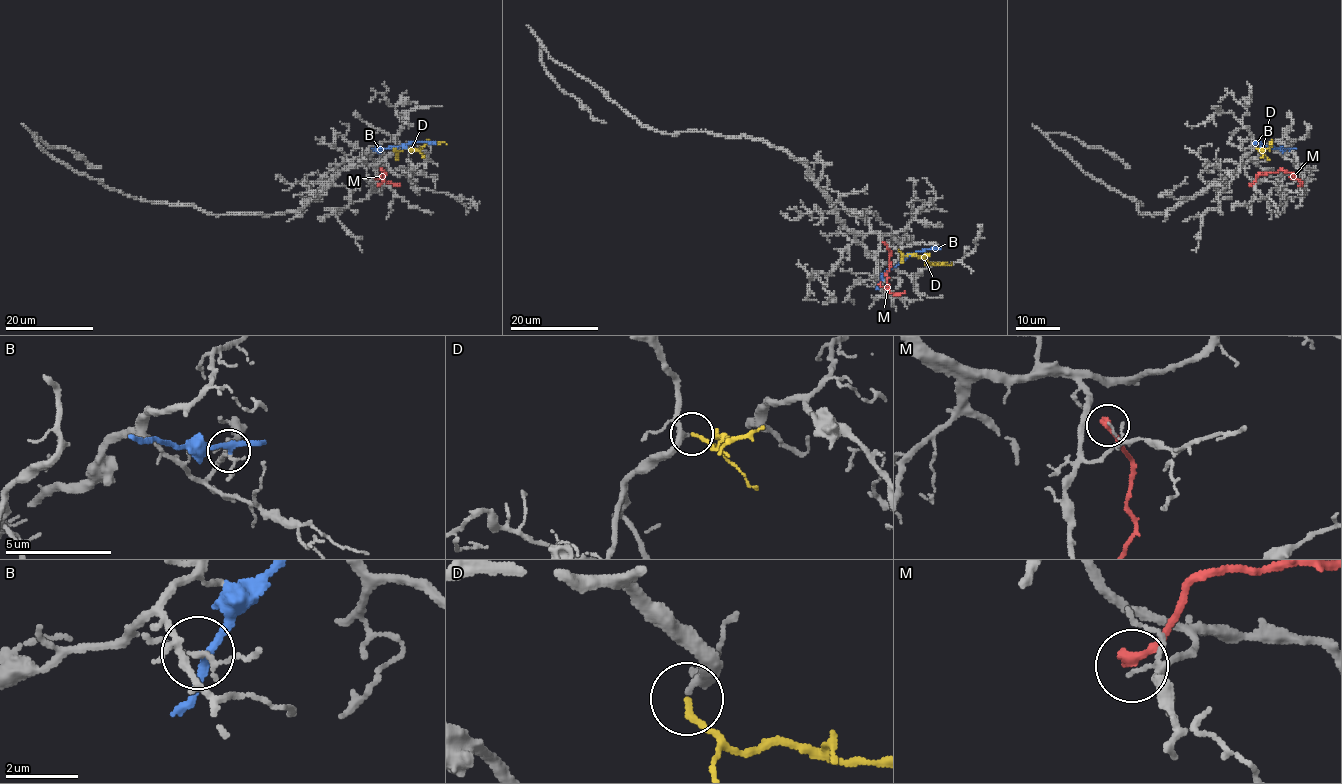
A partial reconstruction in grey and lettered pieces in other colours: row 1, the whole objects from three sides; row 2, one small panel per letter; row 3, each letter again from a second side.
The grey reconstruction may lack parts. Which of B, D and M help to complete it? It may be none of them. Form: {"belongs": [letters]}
{"belongs": ["D"]}

